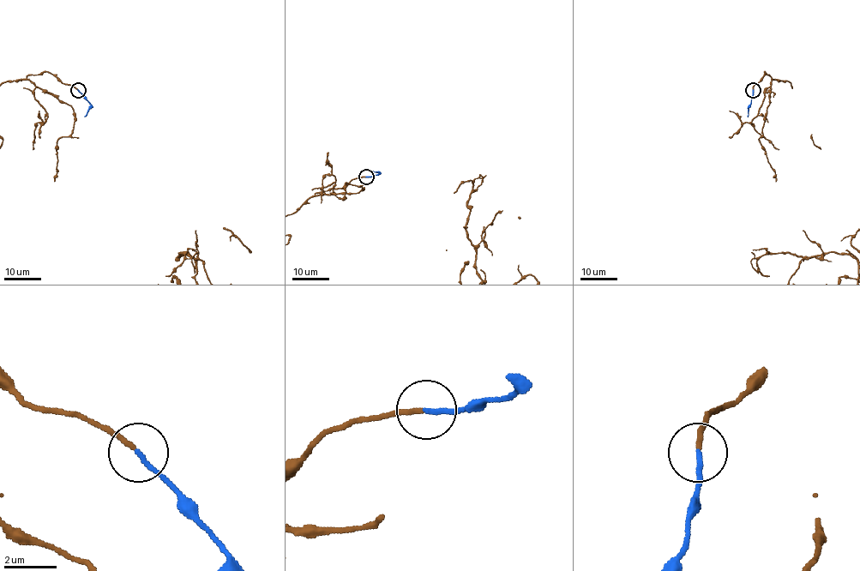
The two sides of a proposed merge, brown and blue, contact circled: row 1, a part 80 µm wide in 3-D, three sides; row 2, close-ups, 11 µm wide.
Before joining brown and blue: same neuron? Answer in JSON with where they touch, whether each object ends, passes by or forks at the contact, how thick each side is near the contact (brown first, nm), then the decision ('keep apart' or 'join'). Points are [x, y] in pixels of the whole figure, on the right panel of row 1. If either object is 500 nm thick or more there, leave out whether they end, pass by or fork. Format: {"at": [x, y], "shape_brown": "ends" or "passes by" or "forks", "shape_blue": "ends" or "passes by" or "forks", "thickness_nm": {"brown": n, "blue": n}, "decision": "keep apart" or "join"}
{"at": [753, 90], "shape_brown": "ends", "shape_blue": "ends", "thickness_nm": {"brown": 170, "blue": 180}, "decision": "join"}

